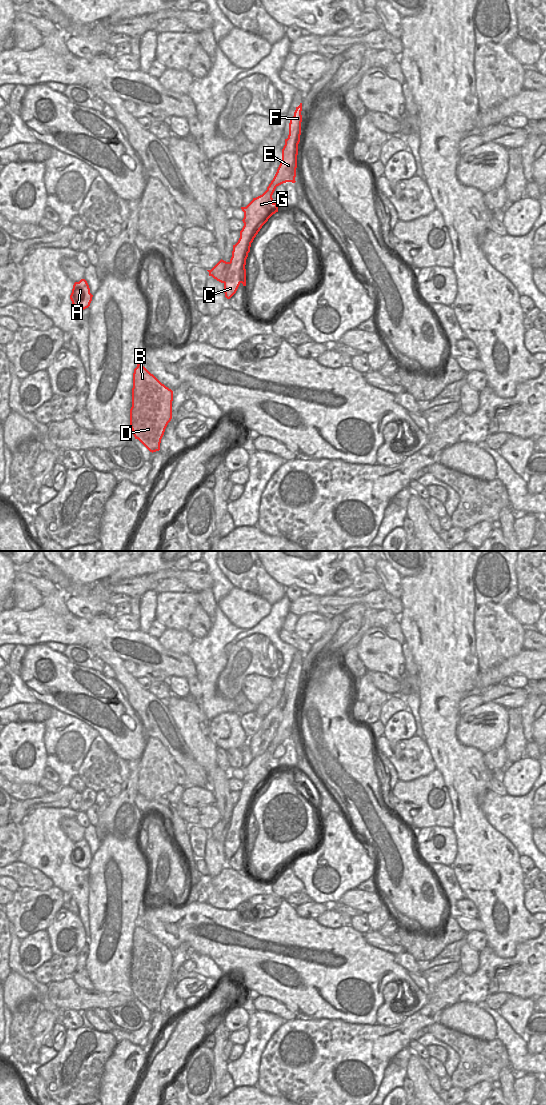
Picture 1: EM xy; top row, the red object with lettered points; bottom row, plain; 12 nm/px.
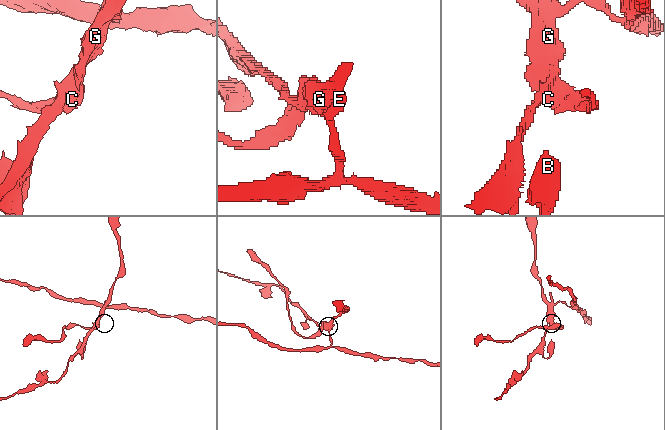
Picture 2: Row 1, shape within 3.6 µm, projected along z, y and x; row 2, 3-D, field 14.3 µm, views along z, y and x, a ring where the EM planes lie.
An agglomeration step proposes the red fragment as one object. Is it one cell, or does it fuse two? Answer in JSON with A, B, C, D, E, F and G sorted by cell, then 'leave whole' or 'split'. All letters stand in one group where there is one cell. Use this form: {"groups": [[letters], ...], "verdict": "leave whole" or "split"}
{"groups": [["A", "C", "G"], ["B", "D", "E", "F"]], "verdict": "split"}

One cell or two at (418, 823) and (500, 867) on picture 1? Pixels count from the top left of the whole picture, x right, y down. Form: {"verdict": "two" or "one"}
{"verdict": "two"}

